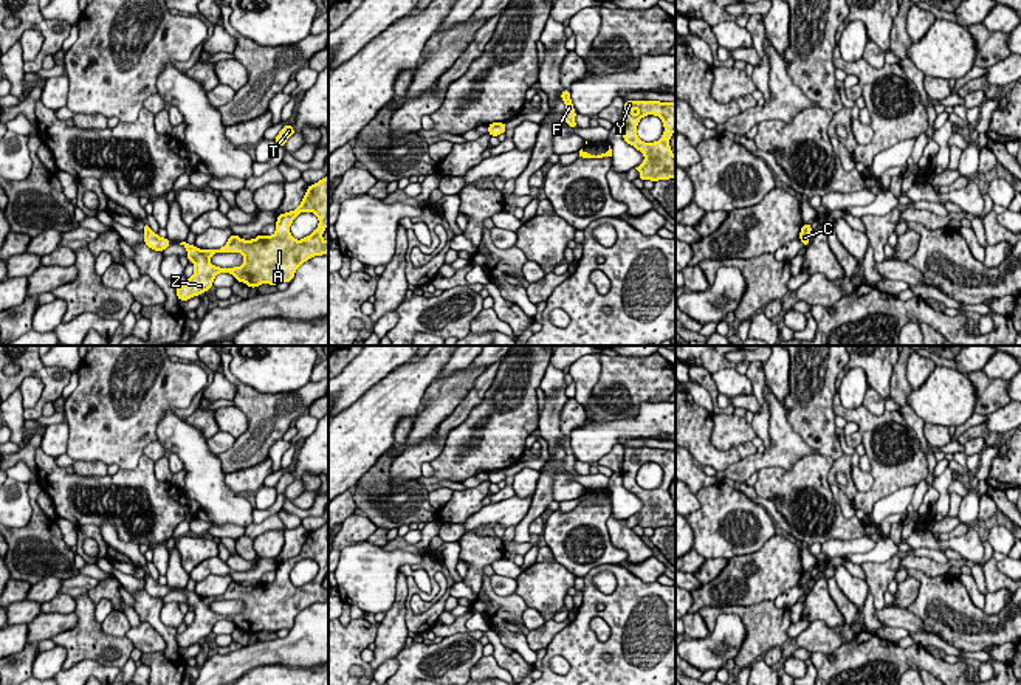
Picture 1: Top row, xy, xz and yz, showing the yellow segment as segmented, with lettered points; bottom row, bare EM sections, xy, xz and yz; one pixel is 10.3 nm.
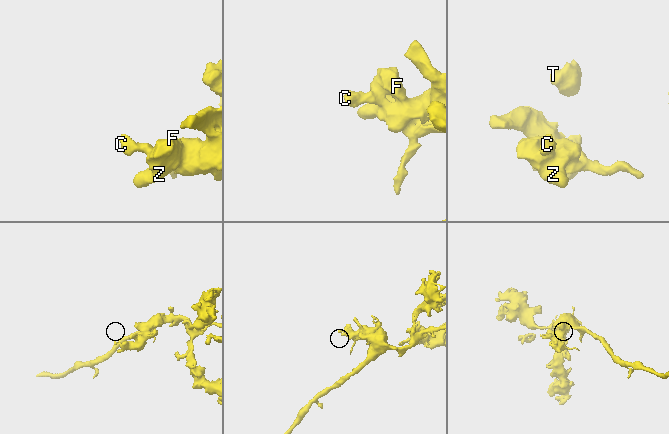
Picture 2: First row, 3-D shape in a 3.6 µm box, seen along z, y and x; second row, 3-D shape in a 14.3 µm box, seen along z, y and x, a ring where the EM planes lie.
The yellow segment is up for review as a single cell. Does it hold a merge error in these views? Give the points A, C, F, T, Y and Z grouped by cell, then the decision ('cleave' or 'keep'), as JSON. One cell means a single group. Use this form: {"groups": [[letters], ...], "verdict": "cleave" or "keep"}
{"groups": [["A", "C", "F", "T", "Y", "Z"]], "verdict": "keep"}

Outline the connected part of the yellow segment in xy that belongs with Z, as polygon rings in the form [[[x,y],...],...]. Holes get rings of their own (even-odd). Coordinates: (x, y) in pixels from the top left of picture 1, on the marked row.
[[[328,177],[319,180],[315,184],[307,188],[307,192],[301,205],[290,212],[277,215],[276,232],[273,236],[257,236],[256,239],[245,240],[232,234],[226,245],[218,250],[200,250],[195,245],[181,242],[187,250],[187,259],[194,263],[194,274],[186,281],[184,285],[177,285],[177,298],[180,301],[187,301],[194,296],[206,293],[212,288],[212,282],[217,274],[229,273],[237,282],[243,282],[251,288],[256,288],[262,284],[277,285],[279,282],[291,282],[296,270],[315,256],[322,256],[328,253],[328,240],[322,239],[325,228],[328,226]],[[301,212],[313,212],[318,219],[318,228],[307,237],[296,240],[290,232],[290,225]],[[217,253],[240,253],[243,256],[243,263],[234,268],[220,268],[209,262],[209,259]]]

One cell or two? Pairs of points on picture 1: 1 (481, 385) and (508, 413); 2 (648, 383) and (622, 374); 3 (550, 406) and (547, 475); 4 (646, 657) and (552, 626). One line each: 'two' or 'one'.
1: two
2: one
3: one
4: two

